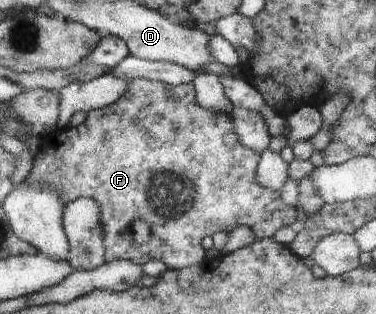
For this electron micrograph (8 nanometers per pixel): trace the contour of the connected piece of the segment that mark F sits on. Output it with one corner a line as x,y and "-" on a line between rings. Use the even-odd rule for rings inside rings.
134,79
129,84
128,92
118,102
100,110
91,110
83,125
77,127
71,126
67,129
58,128
43,137
43,143
39,150
39,158
34,162
32,174
28,176
28,180
33,185
41,187
46,185
58,187
63,192
63,201
66,203
78,200
80,197
90,197
96,199
101,204
108,261
128,259
143,266
151,260
159,260
165,262
170,269
185,269
192,265
204,263
208,259
206,250
202,247
202,240
206,236
212,236
212,234
219,232
227,232
231,235
233,230
236,230
238,227
247,226
253,230
256,240
262,240
273,238
272,236
276,236
276,232
280,228
292,226
298,220
296,208
288,206
287,202
283,201
280,192
267,189
257,181
257,170
259,169
260,161
261,154
255,153
242,144
232,114
219,113
204,108
198,102
197,92
193,84
172,86
150,79
-
137,220
147,222
152,229
153,237
148,244
139,245
129,239
131,224

